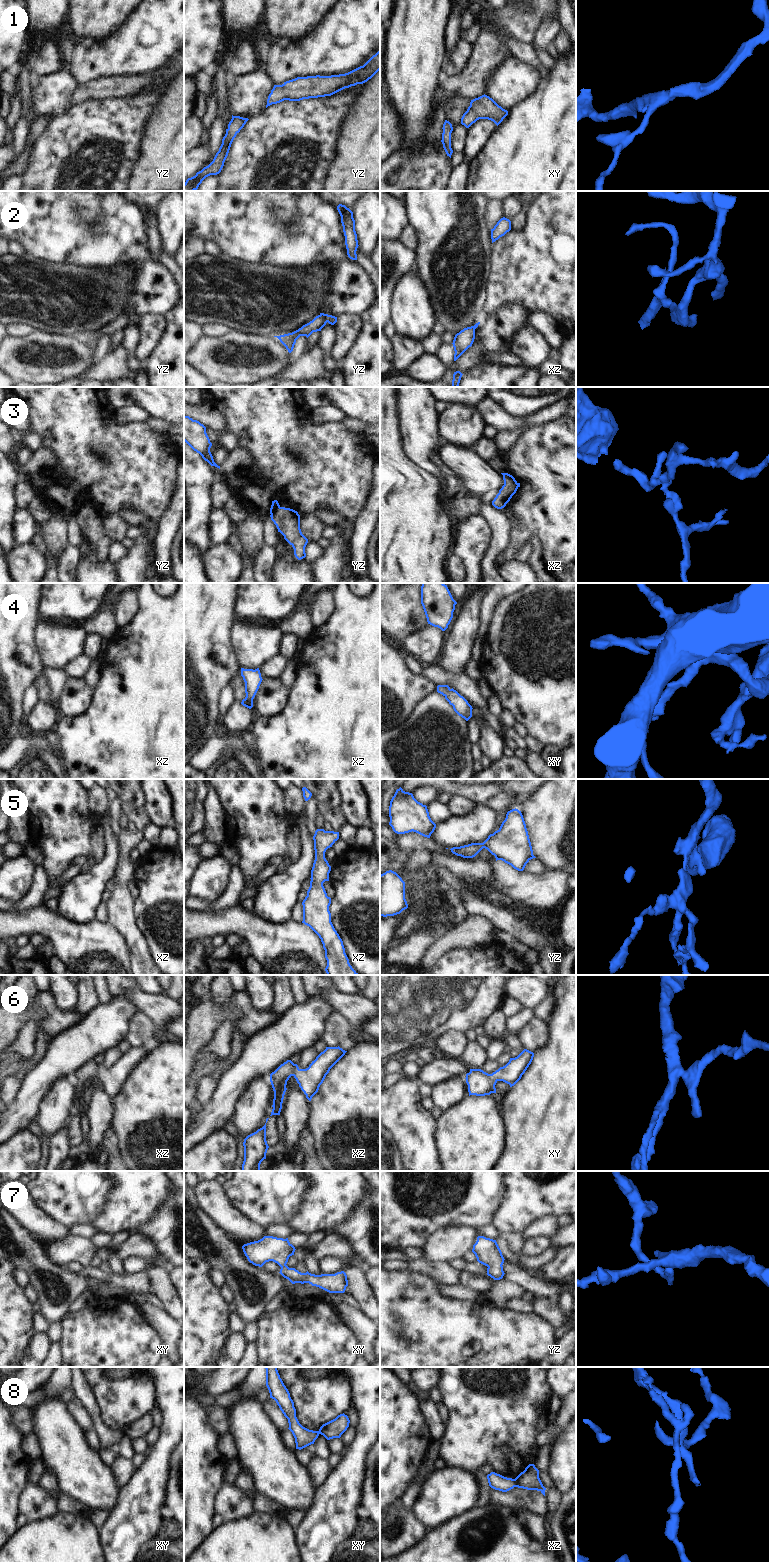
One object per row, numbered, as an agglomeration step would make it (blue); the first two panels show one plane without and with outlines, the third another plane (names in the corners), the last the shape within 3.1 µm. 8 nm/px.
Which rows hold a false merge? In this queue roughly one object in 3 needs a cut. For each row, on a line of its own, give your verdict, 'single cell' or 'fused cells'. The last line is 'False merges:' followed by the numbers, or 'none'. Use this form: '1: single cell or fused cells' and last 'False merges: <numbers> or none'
1: single cell
2: fused cells
3: fused cells
4: single cell
5: single cell
6: single cell
7: single cell
8: fused cells
False merges: 2, 3, 8

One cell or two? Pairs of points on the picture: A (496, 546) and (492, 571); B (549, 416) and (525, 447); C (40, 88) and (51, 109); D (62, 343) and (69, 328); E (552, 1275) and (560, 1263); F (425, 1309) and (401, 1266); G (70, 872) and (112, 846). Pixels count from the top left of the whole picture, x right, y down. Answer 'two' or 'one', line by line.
A: one
B: two
C: one
D: two
E: one
F: two
G: two

